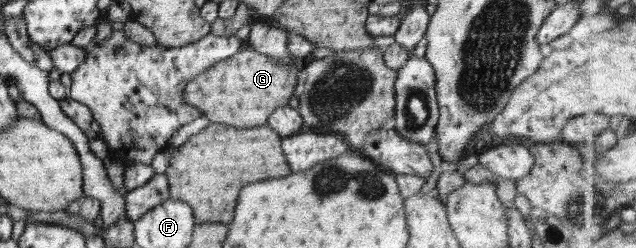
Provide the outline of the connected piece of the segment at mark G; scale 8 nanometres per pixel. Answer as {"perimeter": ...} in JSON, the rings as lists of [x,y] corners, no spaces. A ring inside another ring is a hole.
{"perimeter":[[[244,50],[206,68],[194,76],[184,90],[184,101],[198,107],[209,122],[218,122],[232,128],[252,128],[266,124],[276,108],[289,106],[298,80],[301,60],[295,64],[280,65],[274,59],[256,51]]]}

